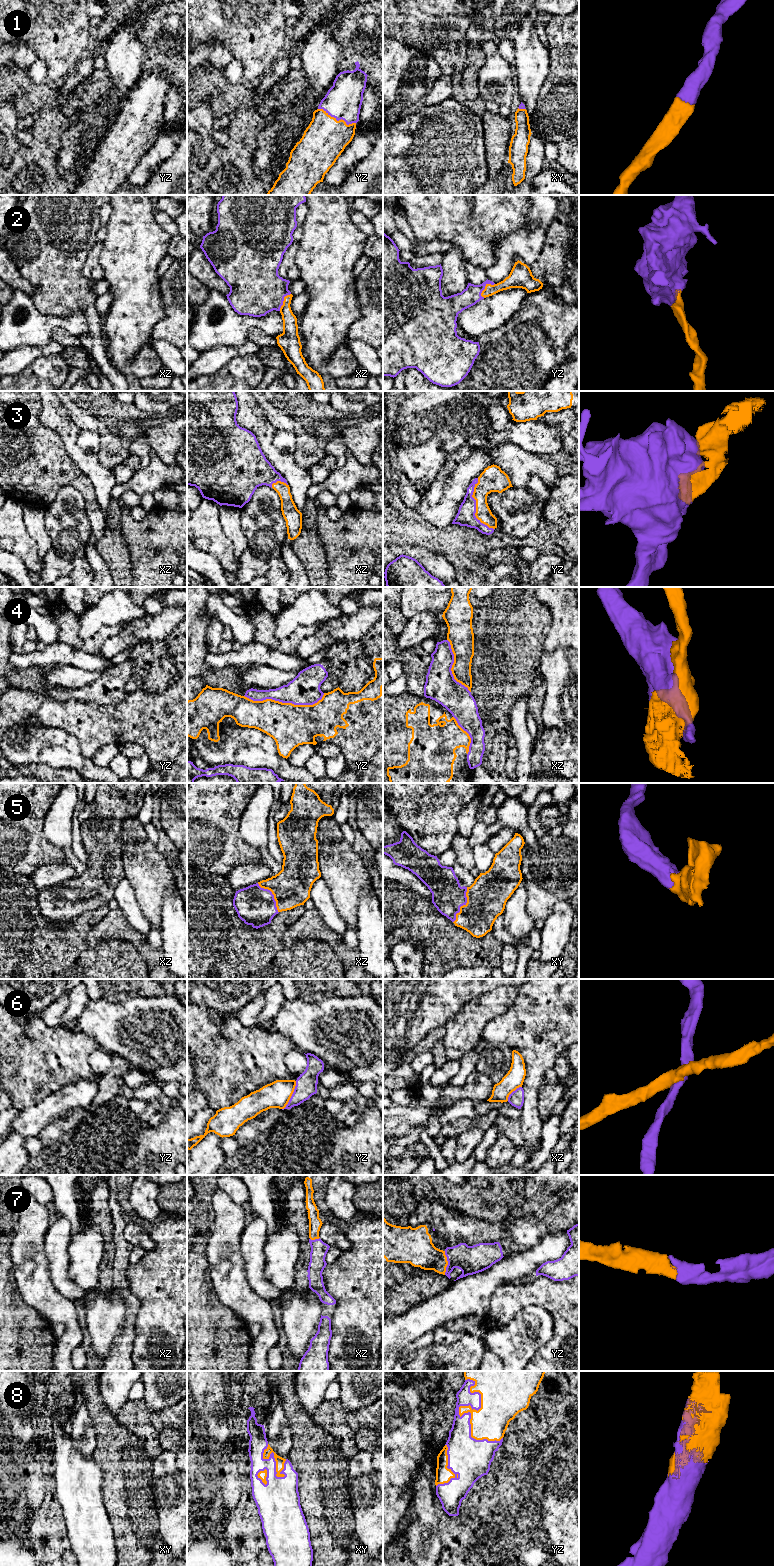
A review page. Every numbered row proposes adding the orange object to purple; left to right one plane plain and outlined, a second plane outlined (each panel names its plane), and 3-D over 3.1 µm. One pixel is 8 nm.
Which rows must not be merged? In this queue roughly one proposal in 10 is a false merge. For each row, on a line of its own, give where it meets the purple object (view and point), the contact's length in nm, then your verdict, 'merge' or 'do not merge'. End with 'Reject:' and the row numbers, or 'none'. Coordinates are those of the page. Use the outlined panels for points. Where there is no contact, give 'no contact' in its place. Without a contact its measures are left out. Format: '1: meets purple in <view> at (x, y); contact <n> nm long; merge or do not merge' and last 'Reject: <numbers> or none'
1: meets purple in yz at (337, 120); contact 320 nm long; merge
2: meets purple in yz at (485, 285); contact 160 nm long; merge
3: meets purple in yz at (475, 507); contact 440 nm long; merge
4: meets purple in yz at (285, 702); contact 650 nm long; do not merge
5: meets purple in xy at (463, 904); contact 300 nm long; merge
6: meets purple in yz at (292, 1095); contact 260 nm long; do not merge
7: meets purple in yz at (448, 1263); contact 190 nm long; merge
8: meets purple in yz at (458, 1410); contact 550 nm long; merge
Reject: 4, 6

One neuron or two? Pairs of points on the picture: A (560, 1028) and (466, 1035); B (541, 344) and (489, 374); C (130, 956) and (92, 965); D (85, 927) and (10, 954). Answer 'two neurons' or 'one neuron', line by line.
A: two neurons
B: one neuron
C: one neuron
D: one neuron

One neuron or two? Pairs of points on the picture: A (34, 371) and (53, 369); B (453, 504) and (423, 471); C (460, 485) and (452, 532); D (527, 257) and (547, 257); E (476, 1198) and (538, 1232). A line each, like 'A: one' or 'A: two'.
A: one
B: two
C: two
D: two
E: two

